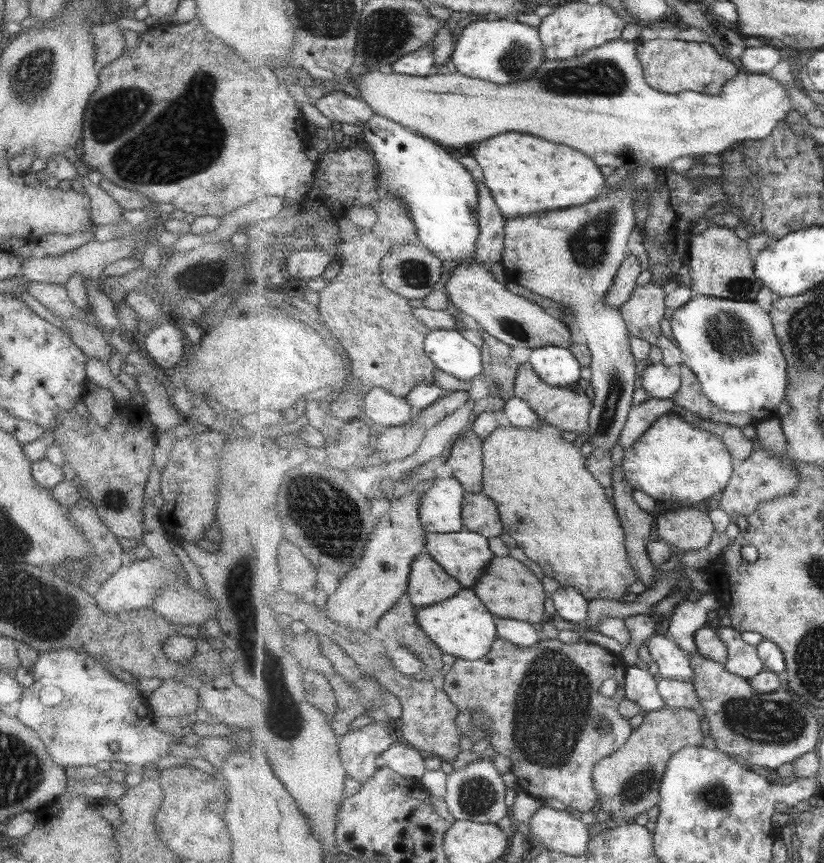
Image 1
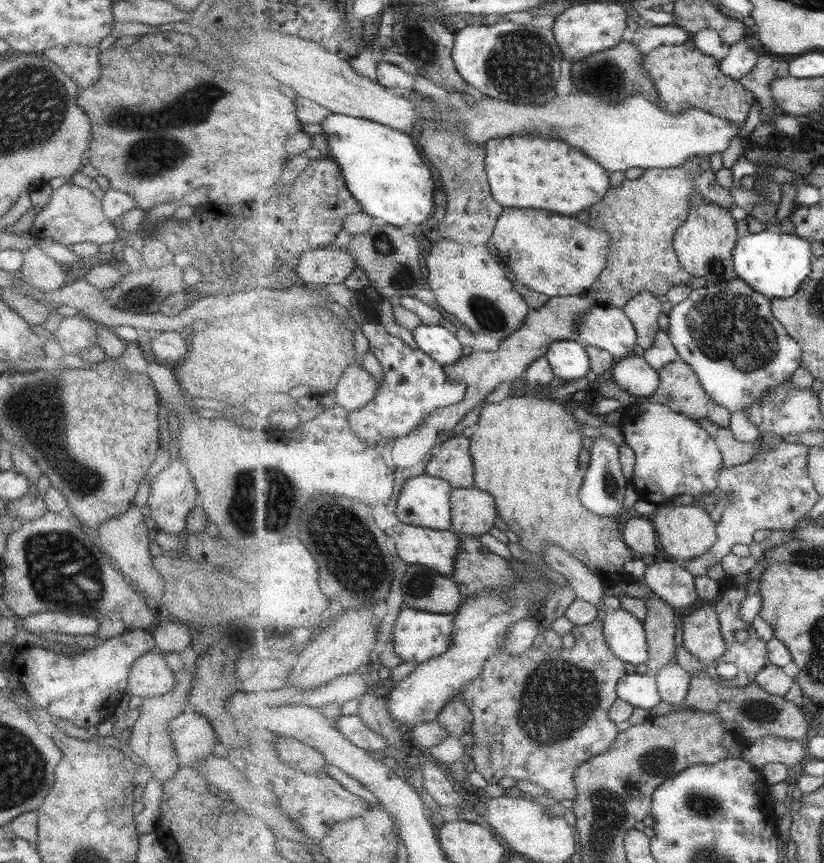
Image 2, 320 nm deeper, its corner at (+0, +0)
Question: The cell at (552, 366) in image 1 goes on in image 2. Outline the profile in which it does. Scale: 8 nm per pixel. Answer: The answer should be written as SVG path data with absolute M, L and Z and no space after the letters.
M578 340L555 342L546 352L546 358L556 376L565 382L585 378L592 370L589 354Z

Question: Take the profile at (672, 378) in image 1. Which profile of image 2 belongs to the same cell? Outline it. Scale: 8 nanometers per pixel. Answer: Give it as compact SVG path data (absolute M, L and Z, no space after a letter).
M642 354L621 359L608 376L634 397L651 399L661 384L660 374L646 362Z

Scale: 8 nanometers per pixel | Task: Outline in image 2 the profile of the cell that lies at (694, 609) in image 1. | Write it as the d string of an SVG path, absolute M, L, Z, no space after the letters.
M648 560L642 581L650 587L651 591L665 600L671 608L683 608L686 612L689 612L701 602L695 586L696 577L685 570L683 562L677 562L676 560L652 562Z

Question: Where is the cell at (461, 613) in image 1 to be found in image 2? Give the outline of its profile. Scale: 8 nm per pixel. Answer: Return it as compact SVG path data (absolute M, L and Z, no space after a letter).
M403 606L390 636L395 654L404 662L416 662L418 666L447 652L450 649L450 636L454 633L456 613L431 613Z

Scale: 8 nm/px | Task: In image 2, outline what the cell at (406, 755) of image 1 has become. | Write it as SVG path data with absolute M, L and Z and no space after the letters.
M358 714L343 715L335 720L336 730L345 735L355 746L378 755L382 748L389 748L386 740L373 732Z

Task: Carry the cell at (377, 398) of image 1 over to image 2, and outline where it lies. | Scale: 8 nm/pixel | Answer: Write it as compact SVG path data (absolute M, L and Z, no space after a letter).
M356 363L347 367L342 375L335 389L336 405L352 413L360 411L377 396L380 388L379 382L363 368L362 364Z

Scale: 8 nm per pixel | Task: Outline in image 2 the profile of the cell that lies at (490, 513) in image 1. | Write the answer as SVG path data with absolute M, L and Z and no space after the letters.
M475 486L454 489L451 504L452 528L459 534L485 534L499 517L496 498Z

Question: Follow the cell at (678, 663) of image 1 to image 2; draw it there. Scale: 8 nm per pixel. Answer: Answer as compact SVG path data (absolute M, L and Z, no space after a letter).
M615 610L604 619L604 632L611 650L627 664L644 669L649 660L646 626L631 612Z

